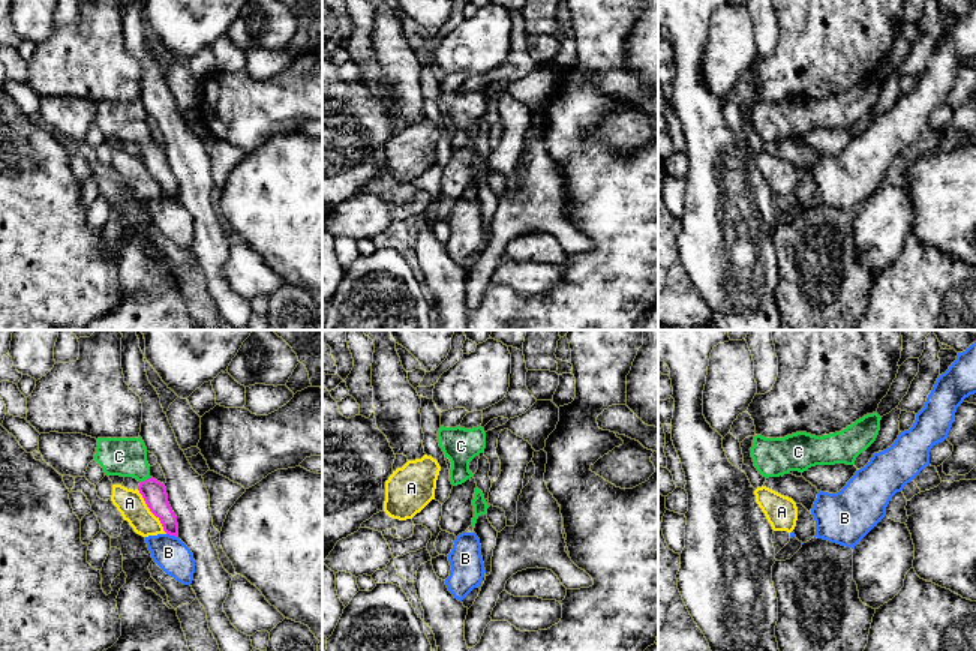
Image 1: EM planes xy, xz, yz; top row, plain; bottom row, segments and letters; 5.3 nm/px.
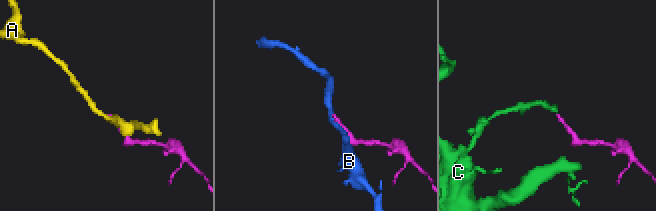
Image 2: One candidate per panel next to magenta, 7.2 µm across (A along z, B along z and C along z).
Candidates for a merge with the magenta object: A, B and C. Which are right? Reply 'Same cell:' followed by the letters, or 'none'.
Same cell: C

